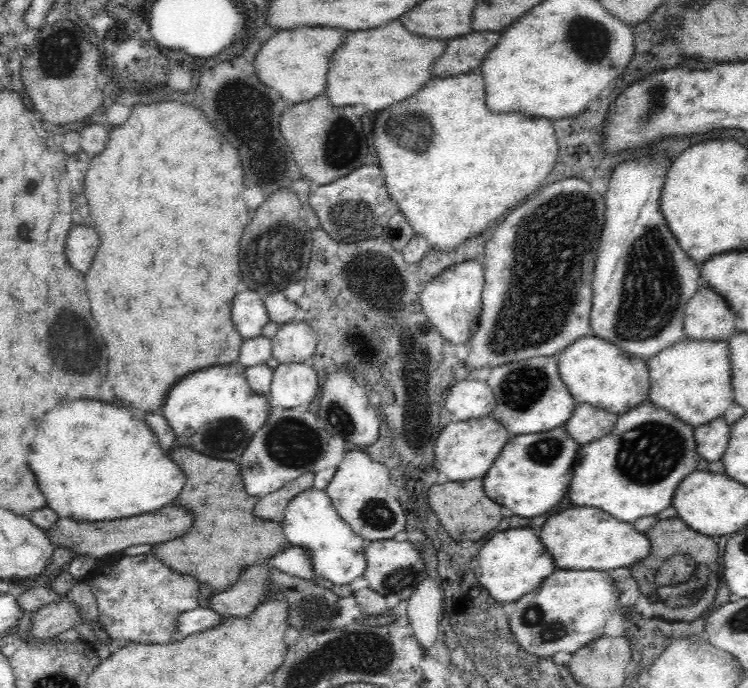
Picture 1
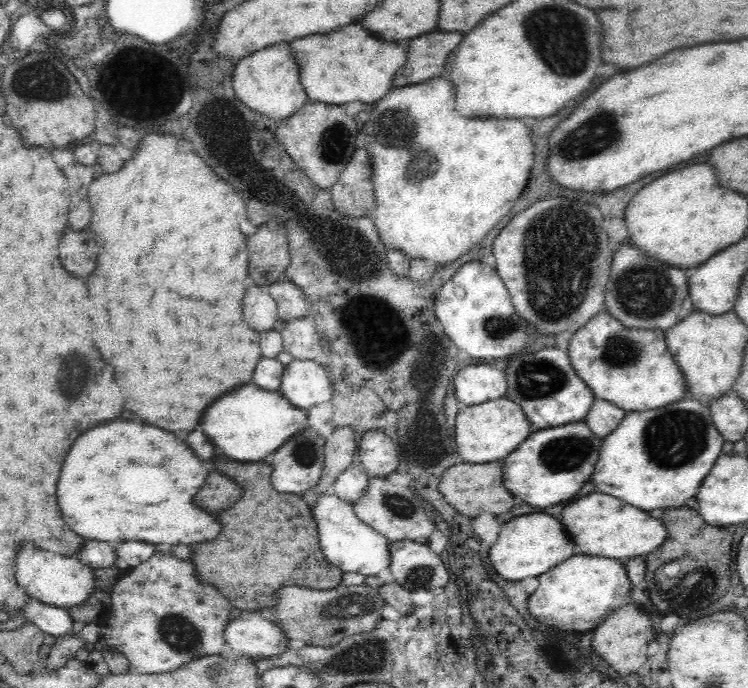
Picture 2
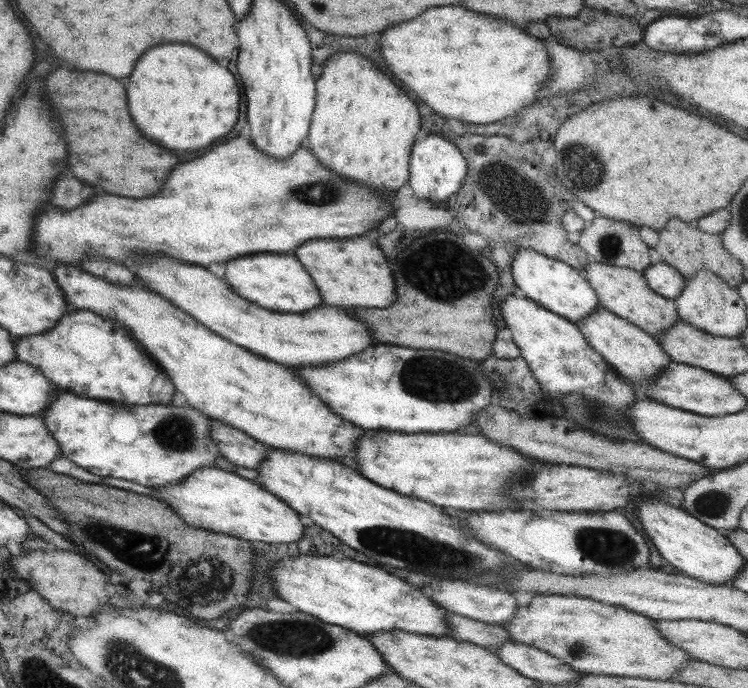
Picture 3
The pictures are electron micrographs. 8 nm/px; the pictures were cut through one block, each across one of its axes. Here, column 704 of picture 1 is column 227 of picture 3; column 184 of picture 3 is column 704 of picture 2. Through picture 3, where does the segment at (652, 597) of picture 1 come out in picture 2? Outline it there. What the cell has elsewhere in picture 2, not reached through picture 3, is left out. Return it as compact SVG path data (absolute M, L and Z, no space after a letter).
M686 506L680 508L666 509L661 518L662 525L666 527L667 539L651 553L645 555L646 563L645 580L647 584L652 582L654 572L672 560L680 558L700 558L700 564L710 570L710 574L716 580L716 590L724 588L728 590L728 578L730 578L730 544L732 544L732 533L725 527L708 526L702 521L697 509Z

